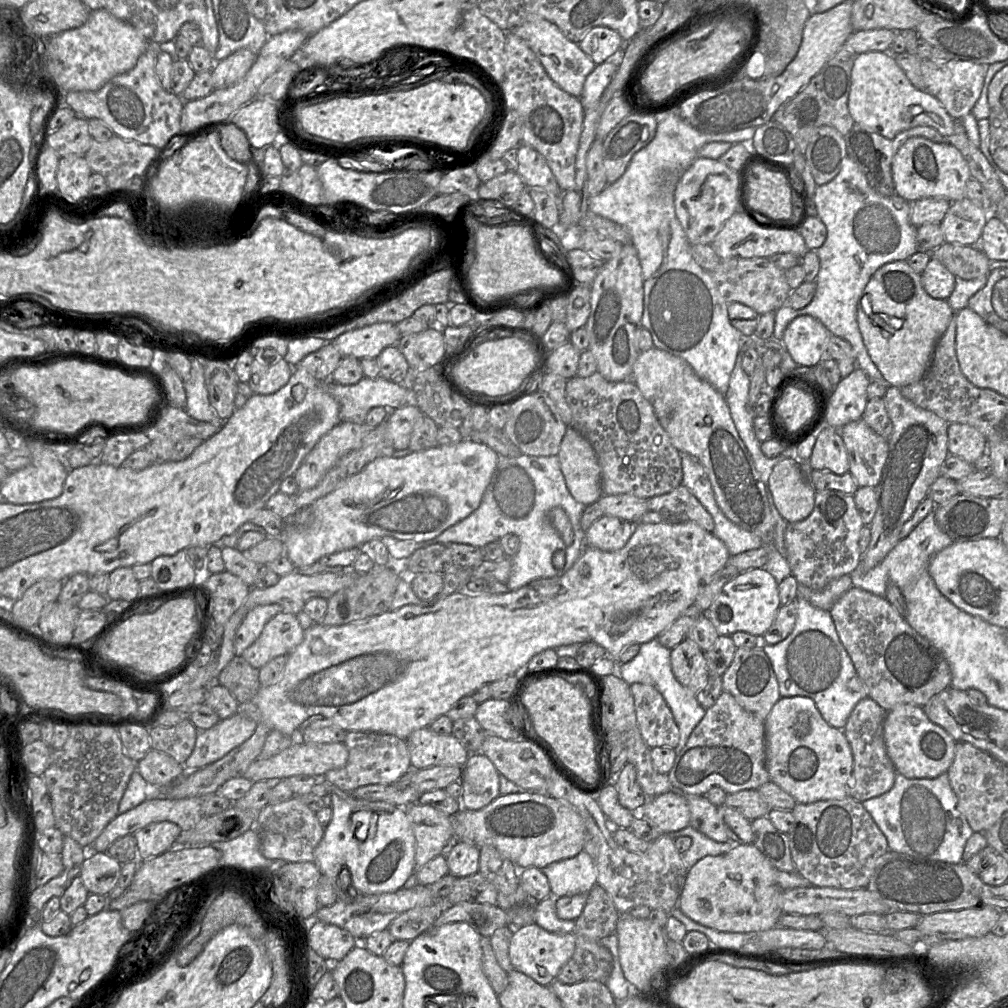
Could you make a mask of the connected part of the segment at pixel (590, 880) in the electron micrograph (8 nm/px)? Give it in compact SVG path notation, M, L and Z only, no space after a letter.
M584 849L571 858L553 862L541 870L549 881L551 894L556 898L589 892L597 884L596 868Z

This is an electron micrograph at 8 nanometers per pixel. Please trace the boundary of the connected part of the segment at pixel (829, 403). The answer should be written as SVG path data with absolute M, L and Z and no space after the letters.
M858 367L842 378L824 403L820 430L825 426L839 430L861 419L869 400L867 387L870 383L870 378Z

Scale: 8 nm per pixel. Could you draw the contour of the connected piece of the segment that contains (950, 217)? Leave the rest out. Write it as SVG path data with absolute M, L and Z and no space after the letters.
M967 197L951 202L940 227L945 242L976 246L981 239L989 213Z

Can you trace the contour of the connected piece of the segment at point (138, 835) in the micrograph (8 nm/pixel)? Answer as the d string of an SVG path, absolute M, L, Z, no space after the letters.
M170 821L153 822L133 833L139 862L160 855L176 845L181 828Z

